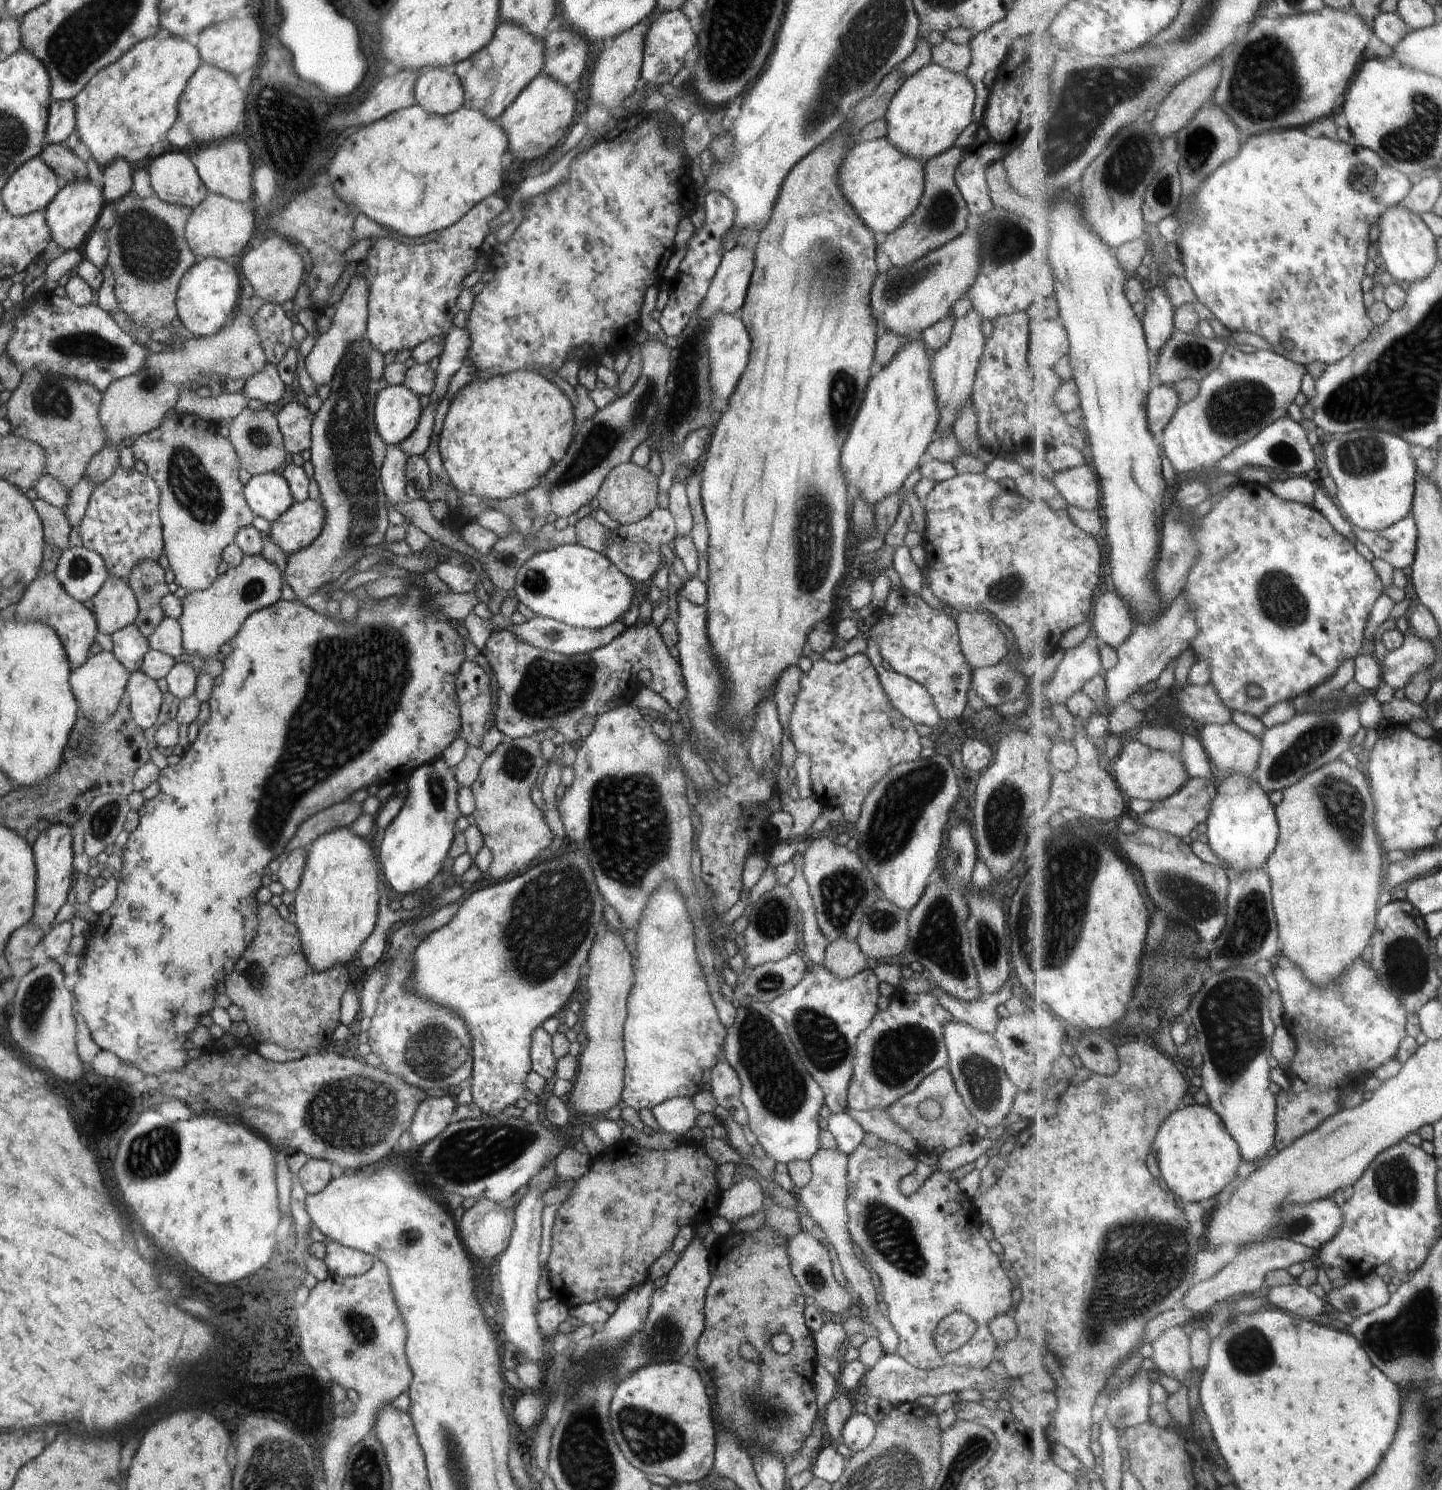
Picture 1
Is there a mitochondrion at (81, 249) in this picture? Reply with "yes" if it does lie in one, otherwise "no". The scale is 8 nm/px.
no

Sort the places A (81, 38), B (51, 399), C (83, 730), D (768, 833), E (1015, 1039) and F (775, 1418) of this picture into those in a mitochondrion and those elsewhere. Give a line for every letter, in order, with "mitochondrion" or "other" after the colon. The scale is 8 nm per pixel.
A: mitochondrion
B: mitochondrion
C: mitochondrion
D: other
E: mitochondrion
F: mitochondrion

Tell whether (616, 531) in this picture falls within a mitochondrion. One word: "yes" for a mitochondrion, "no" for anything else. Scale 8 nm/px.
no

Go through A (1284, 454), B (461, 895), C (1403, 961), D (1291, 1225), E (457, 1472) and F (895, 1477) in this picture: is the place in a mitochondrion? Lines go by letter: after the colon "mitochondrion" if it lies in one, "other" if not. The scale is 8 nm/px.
A: mitochondrion
B: other
C: mitochondrion
D: mitochondrion
E: mitochondrion
F: mitochondrion

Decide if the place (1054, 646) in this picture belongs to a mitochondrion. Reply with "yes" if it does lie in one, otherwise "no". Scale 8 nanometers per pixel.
no

